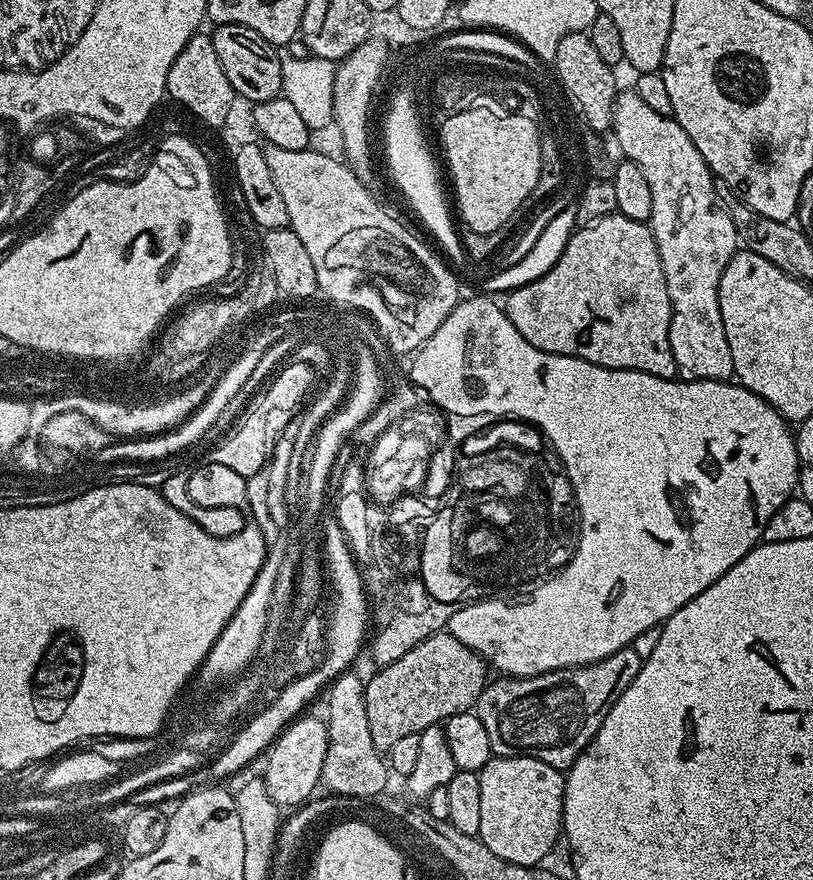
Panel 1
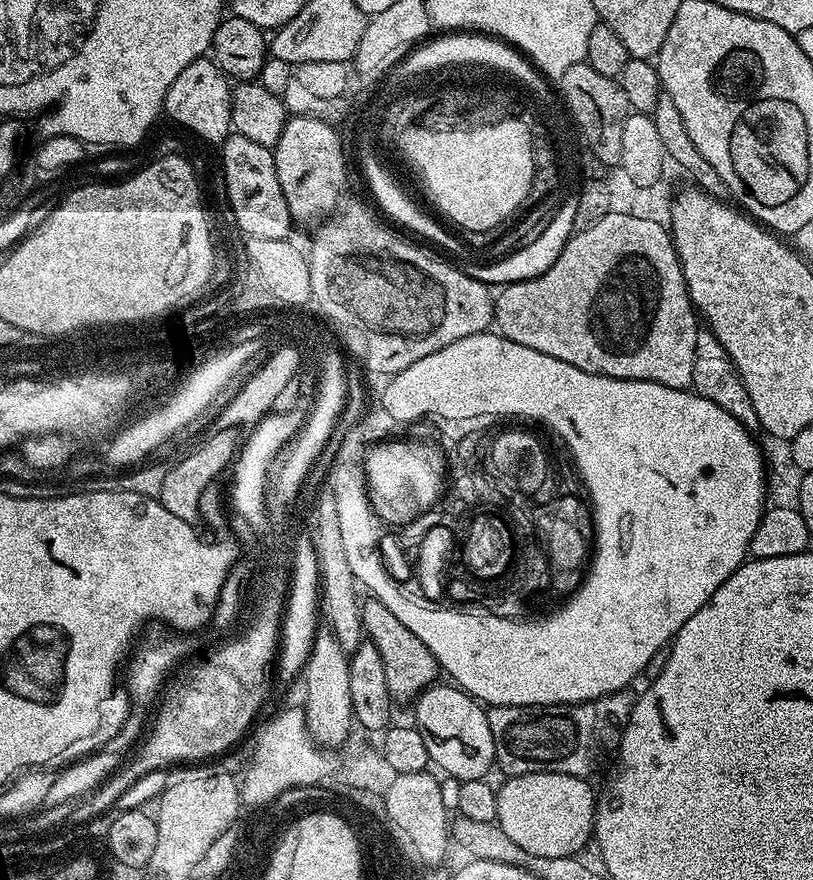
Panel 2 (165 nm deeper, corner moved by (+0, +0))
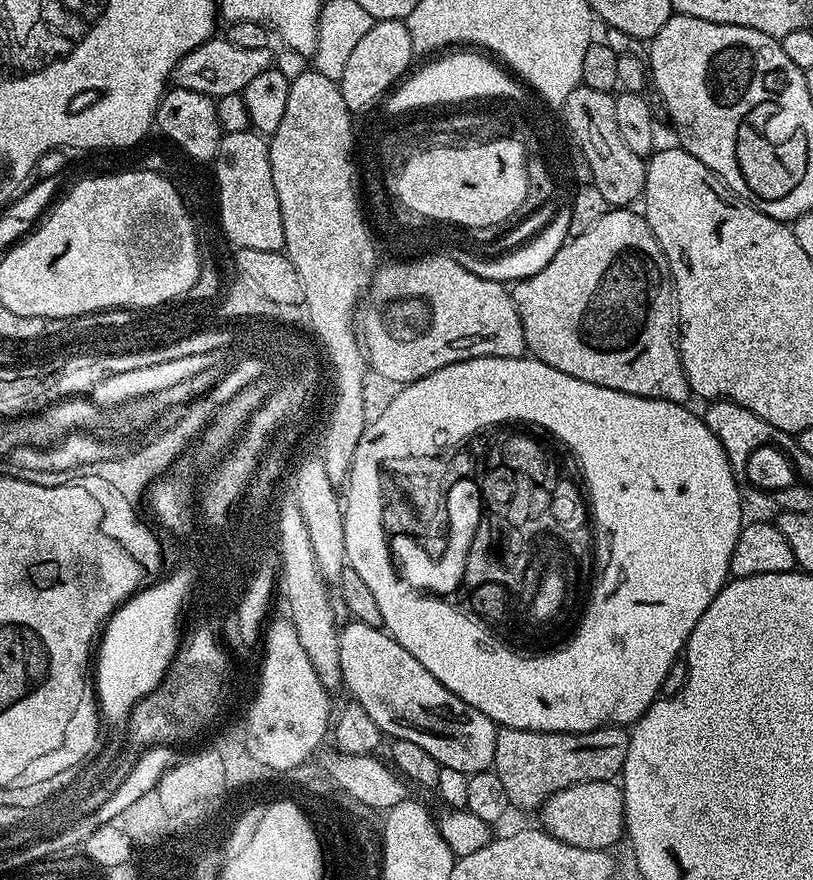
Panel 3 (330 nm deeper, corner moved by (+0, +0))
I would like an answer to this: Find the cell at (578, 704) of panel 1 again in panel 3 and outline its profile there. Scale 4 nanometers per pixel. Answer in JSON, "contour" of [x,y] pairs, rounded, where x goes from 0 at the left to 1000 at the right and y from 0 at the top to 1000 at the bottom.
{"contour":[[[768,825],[737,827],[724,832],[663,832],[615,827],[608,843],[604,872],[622,897],[631,919],[663,919],[686,898],[732,886],[756,888],[766,878],[774,828]]]}

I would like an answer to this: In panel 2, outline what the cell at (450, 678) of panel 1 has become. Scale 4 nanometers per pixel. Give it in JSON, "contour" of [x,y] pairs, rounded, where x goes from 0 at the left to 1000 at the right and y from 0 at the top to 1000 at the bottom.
{"contour":[[[449,681],[443,693],[443,702],[451,726],[470,743],[470,757],[475,757],[475,780],[483,797],[510,797],[518,786],[538,776],[539,756],[534,743],[529,743],[529,739],[524,739],[524,733],[509,720],[504,720],[504,716],[499,716],[499,711],[494,711],[494,707],[490,707],[490,702],[485,702],[485,698],[480,698],[480,693],[475,693],[475,689],[470,689],[467,682]]]}

